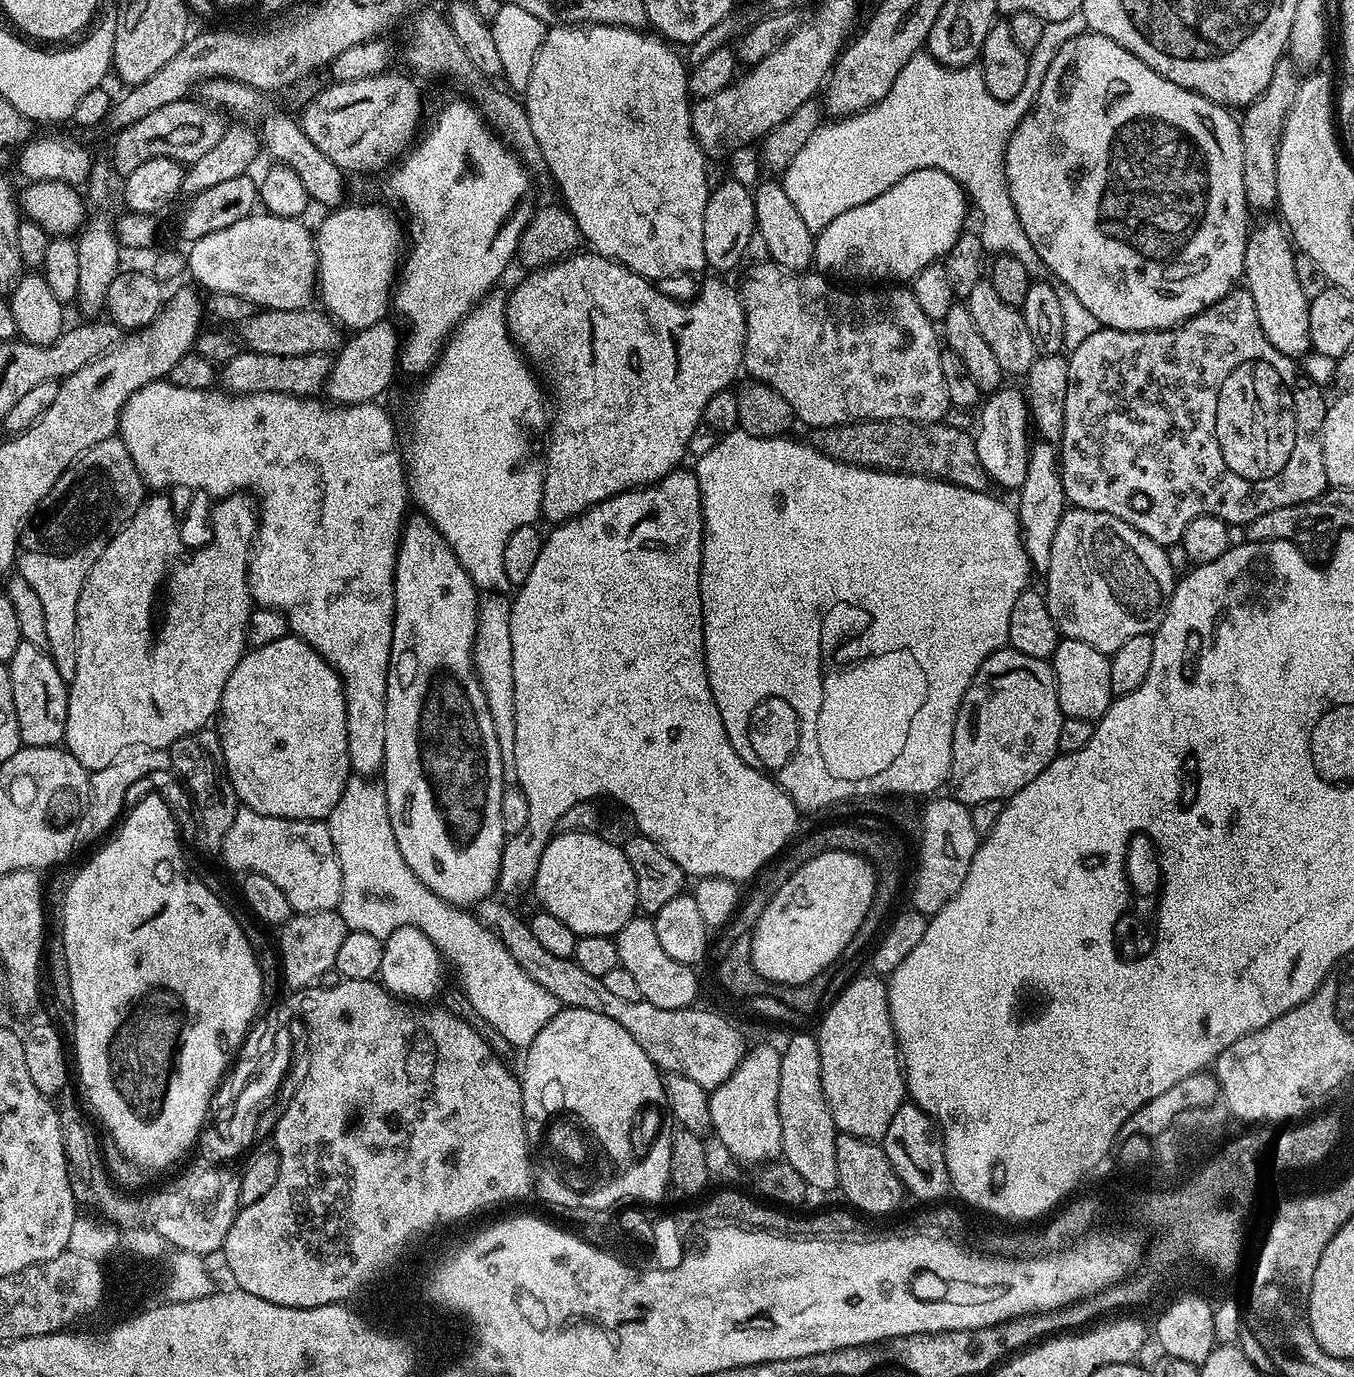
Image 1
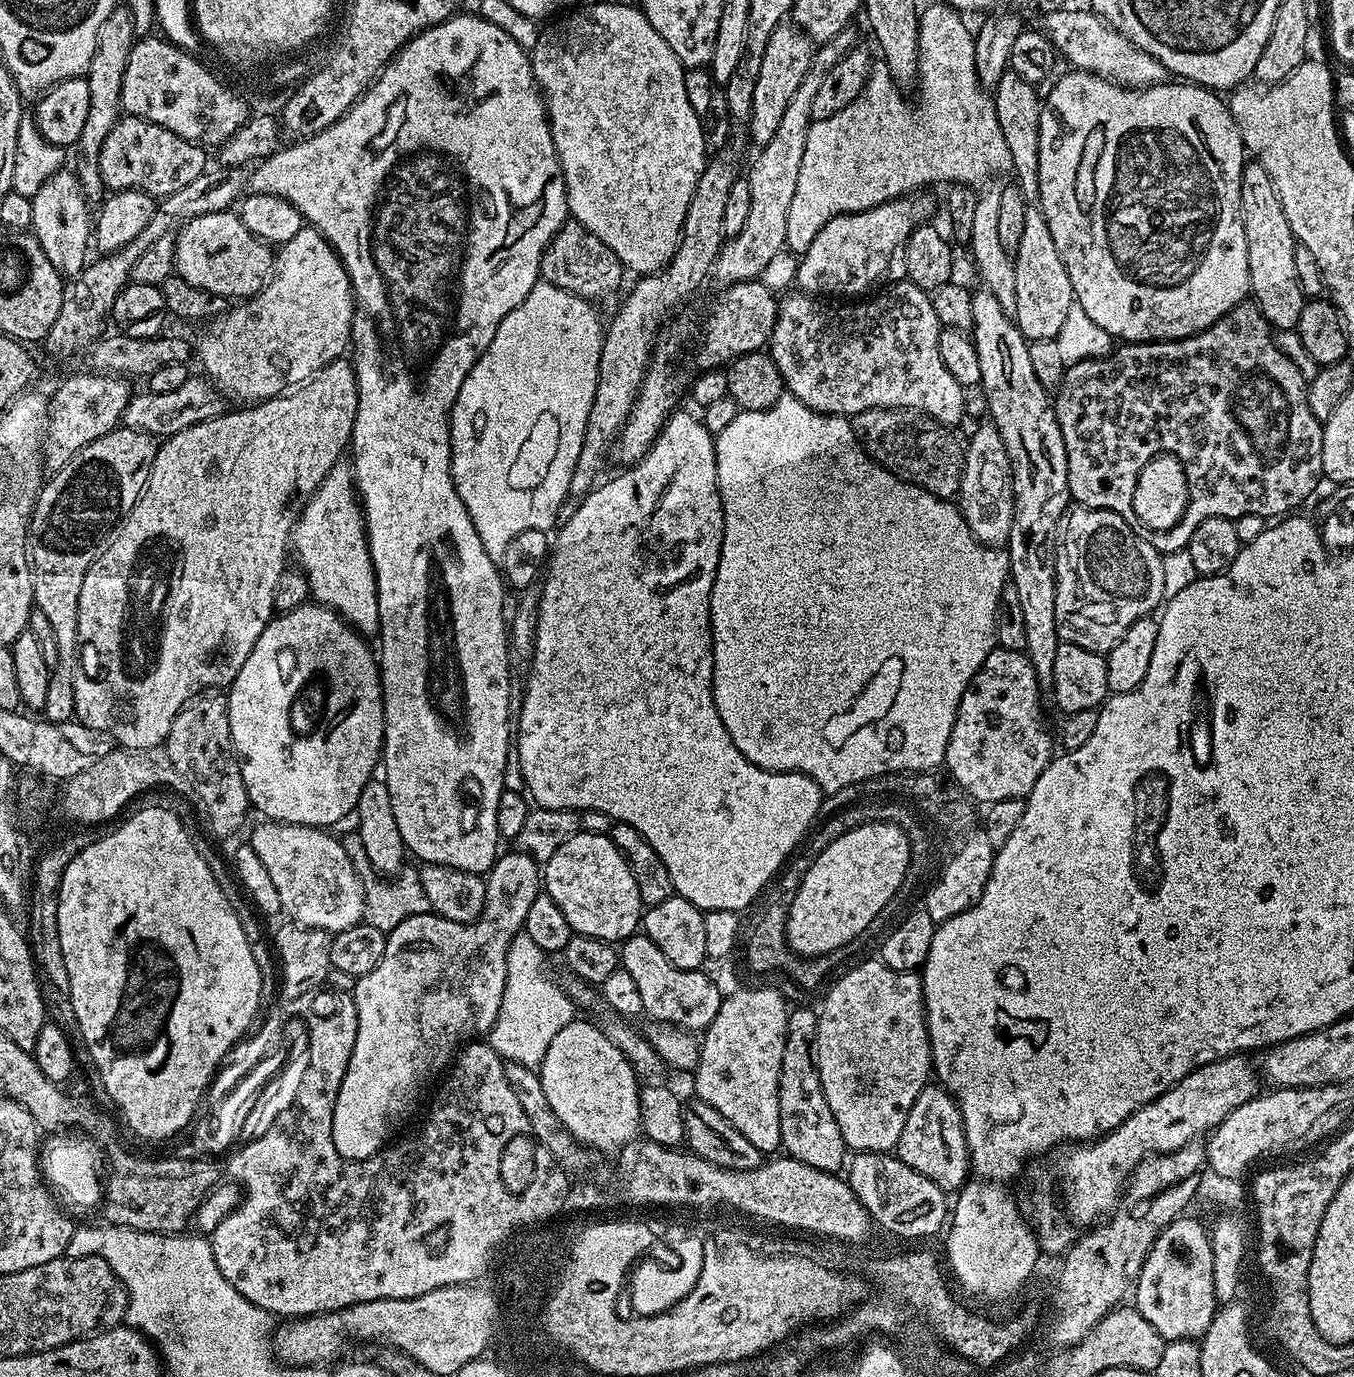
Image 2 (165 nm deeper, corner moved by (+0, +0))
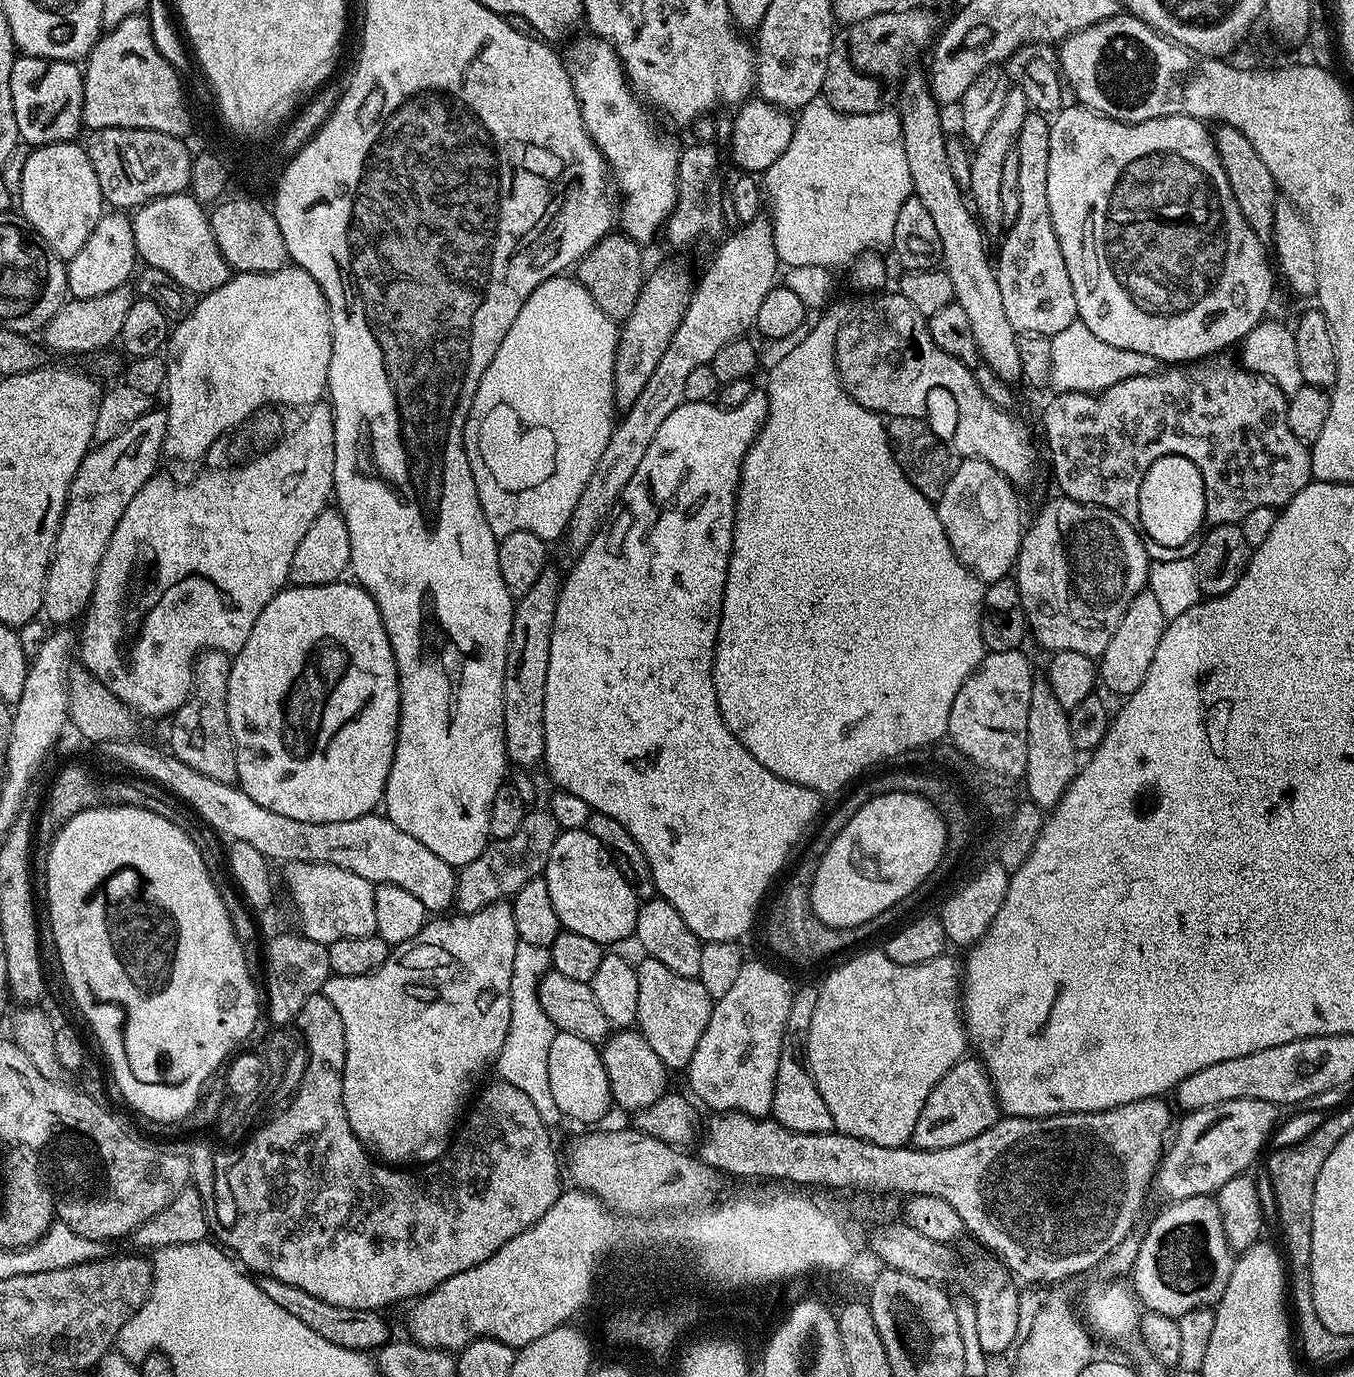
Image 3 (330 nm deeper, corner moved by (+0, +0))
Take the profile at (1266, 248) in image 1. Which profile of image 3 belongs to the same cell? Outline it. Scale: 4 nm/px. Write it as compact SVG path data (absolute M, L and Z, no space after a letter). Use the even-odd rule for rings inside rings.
M1220 124L1214 132L1218 158L1222 162L1222 170L1226 170L1226 182L1230 182L1230 190L1234 194L1234 202L1238 202L1238 210L1242 210L1242 218L1250 222L1250 230L1258 234L1265 242L1271 241L1274 230L1274 210L1278 203L1278 189L1270 170L1266 170L1266 162L1254 150L1254 145L1246 138L1246 134L1234 130L1234 126Z

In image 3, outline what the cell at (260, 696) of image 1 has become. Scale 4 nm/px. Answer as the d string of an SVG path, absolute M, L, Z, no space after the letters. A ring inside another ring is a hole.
M355 582L344 583L281 588L277 596L266 602L262 614L258 614L258 622L254 622L254 630L250 630L250 638L246 638L242 650L231 657L226 713L229 714L229 726L236 744L238 787L250 794L258 806L266 806L266 810L274 810L274 814L282 814L285 818L298 818L298 822L350 822L350 818L375 813L383 801L390 766L396 753L400 675L394 662L394 650L390 646L386 626L382 626L382 614L378 614L374 598L370 598L368 591Z

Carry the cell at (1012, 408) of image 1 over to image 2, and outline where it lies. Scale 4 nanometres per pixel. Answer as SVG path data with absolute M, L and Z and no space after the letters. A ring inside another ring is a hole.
M990 422L980 428L969 440L964 450L964 473L958 493L958 507L966 526L976 539L989 546L1007 545L1010 526L1014 522L1014 490L1012 489L1012 467L1002 442L1002 434Z

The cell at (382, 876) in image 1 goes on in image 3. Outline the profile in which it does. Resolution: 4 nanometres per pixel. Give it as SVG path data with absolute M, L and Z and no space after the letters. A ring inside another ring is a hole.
M519 942L514 950L514 974L510 978L510 1030L506 1034L506 1042L502 1042L502 1050L494 1061L495 1075L501 1080L510 1082L510 1086L518 1086L534 1110L538 1110L538 1118L549 1126L555 1126L562 1120L558 1110L558 1102L554 1102L554 1094L550 1094L550 1042L554 1042L557 1034L555 1025L542 1010L539 1002L540 980L552 968L549 949L542 946L530 946L530 942Z

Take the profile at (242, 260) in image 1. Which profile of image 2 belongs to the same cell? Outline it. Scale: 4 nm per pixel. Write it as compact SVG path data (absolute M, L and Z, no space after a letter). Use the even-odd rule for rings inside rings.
M235 211L202 214L189 220L179 229L176 236L176 272L190 286L198 286L215 296L233 298L251 298L264 289L274 272L274 252L263 240L258 239L250 230L246 230Z

